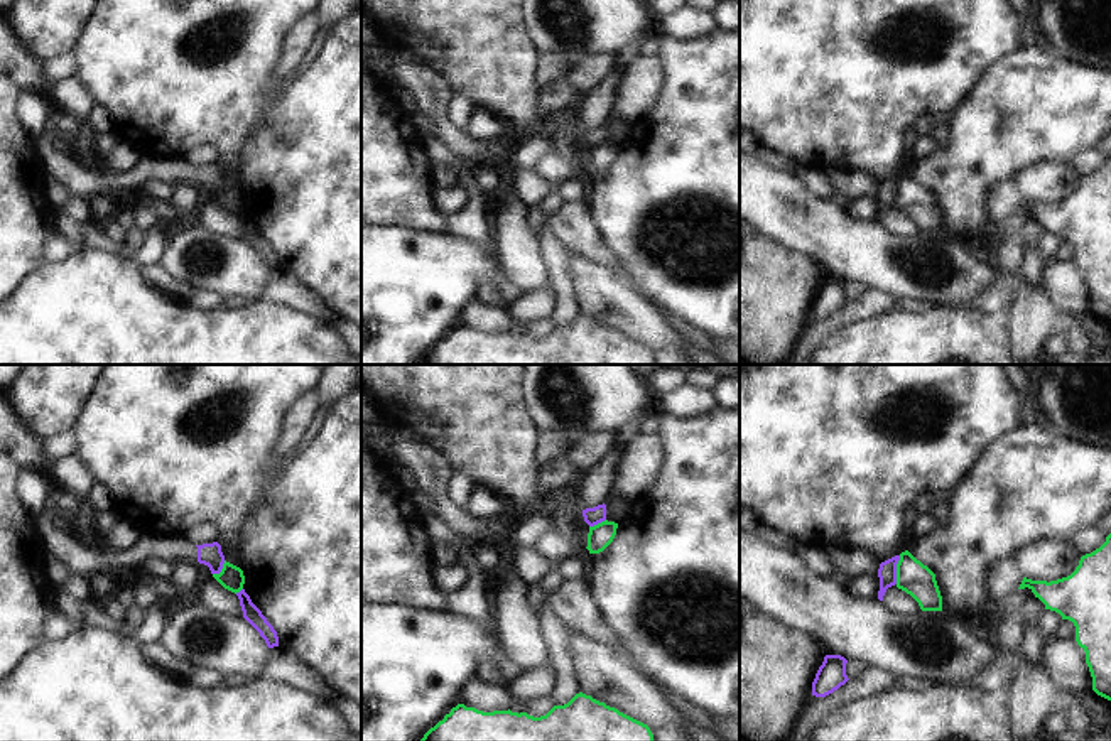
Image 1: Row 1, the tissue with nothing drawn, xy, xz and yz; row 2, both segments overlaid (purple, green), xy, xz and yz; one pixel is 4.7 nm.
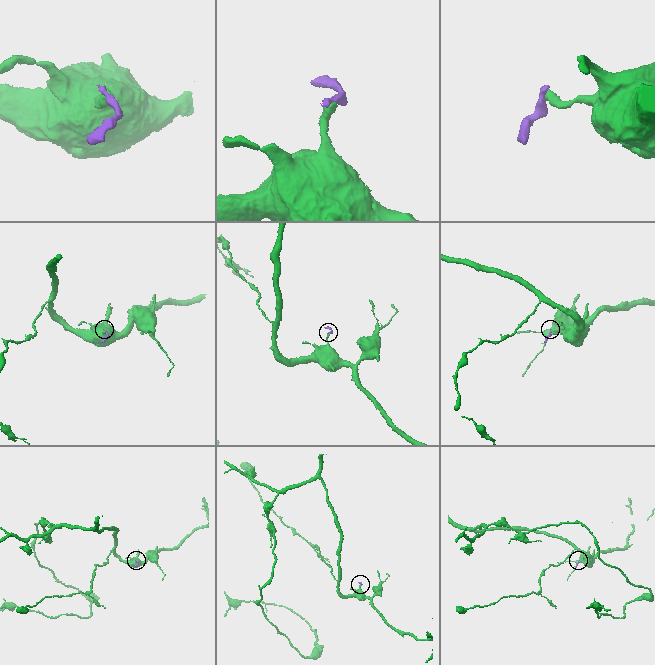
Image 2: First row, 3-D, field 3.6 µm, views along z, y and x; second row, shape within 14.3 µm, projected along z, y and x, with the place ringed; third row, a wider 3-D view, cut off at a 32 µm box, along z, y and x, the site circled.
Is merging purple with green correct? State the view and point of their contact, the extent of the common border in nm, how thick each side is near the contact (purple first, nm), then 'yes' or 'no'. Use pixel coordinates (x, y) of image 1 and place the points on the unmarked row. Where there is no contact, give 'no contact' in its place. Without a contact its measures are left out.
contact yz (895, 191); length 140 nm; calibres 90 and 160 nm; no

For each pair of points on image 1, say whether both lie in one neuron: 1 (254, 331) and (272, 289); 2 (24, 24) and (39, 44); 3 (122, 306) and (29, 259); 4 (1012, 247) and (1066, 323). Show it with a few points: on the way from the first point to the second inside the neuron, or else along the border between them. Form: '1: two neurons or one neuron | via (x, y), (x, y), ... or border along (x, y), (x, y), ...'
1: two neurons | border along (260, 299), (304, 314)
2: one neuron | via (29, 29), (39, 39)
3: two neurons | border along (43, 262), (17, 289)
4: one neuron | via (1015, 267), (1025, 291), (1045, 311)

